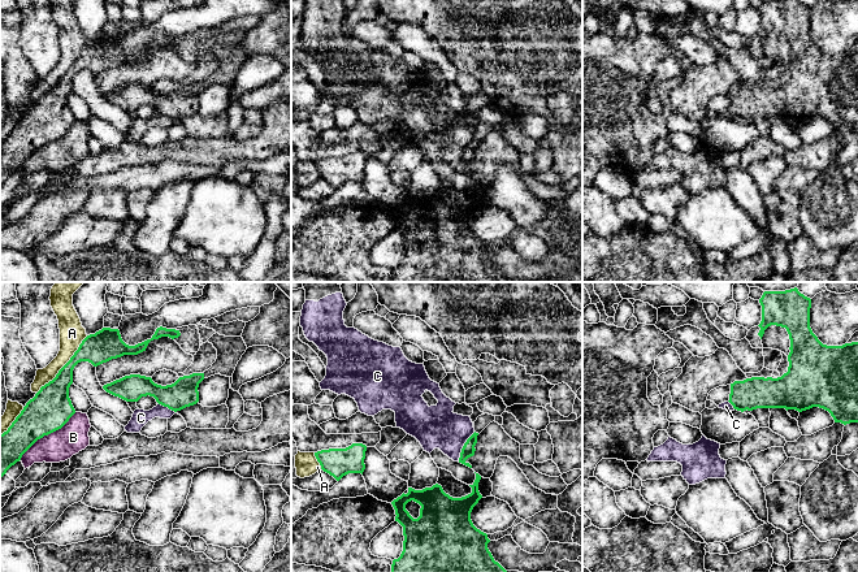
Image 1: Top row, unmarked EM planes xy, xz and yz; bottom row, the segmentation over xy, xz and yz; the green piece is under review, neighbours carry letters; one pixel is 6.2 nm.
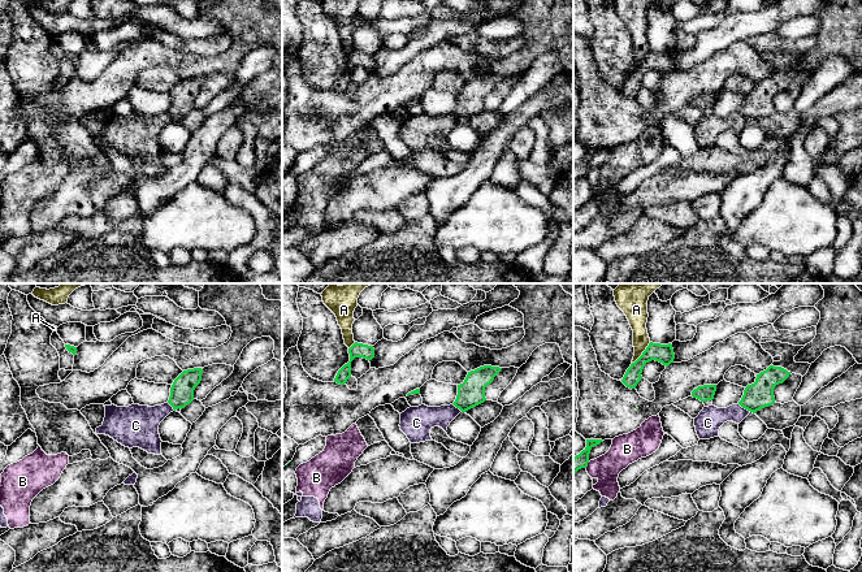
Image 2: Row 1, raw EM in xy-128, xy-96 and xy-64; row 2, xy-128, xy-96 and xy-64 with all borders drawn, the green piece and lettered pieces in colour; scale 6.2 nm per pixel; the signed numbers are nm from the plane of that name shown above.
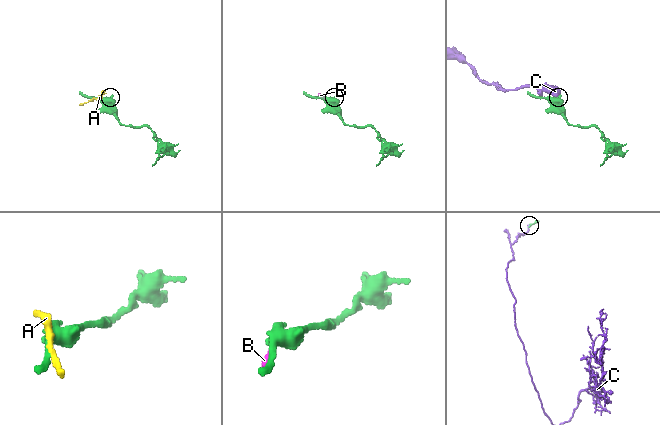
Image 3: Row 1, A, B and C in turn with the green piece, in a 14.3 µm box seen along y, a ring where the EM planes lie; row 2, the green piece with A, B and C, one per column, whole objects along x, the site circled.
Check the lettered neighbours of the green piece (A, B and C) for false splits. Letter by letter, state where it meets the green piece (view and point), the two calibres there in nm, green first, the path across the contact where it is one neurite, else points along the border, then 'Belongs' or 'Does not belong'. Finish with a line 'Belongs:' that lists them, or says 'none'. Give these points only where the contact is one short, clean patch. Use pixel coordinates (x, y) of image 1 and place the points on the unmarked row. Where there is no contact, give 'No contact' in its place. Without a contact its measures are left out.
A: Touches green at xy (64, 74). Thickness 220 nm (green) against 160 nm. Does not belong
B: Touches green at xy (47, 143). Thickness 260 nm (green) against 190 nm. Boundary: xy (76, 121), (60, 137), (40, 146), (20, 168). Does not belong
C: Touches green at xz (463, 155). Thickness 80 nm (green) against 280 nm. Boundary: xz (475, 141), (464, 152), (458, 169). Does not belong
Belongs: none

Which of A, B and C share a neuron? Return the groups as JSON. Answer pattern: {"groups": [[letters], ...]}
{"groups": [["A"], ["B", "C"]]}

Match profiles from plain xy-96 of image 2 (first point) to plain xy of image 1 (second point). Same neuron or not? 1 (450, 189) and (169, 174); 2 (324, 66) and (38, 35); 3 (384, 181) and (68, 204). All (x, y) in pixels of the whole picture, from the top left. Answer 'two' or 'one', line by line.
1: two
2: one
3: two

